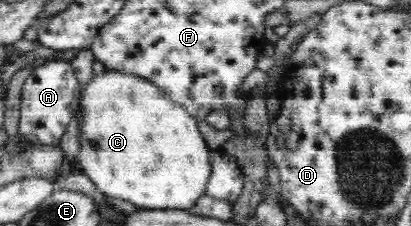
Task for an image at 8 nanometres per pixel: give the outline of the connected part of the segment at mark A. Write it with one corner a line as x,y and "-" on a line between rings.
50,60
33,69
32,74
25,80
21,92
19,133
29,141
29,144
58,147
59,142
73,117
77,115
82,86
74,73
69,61

